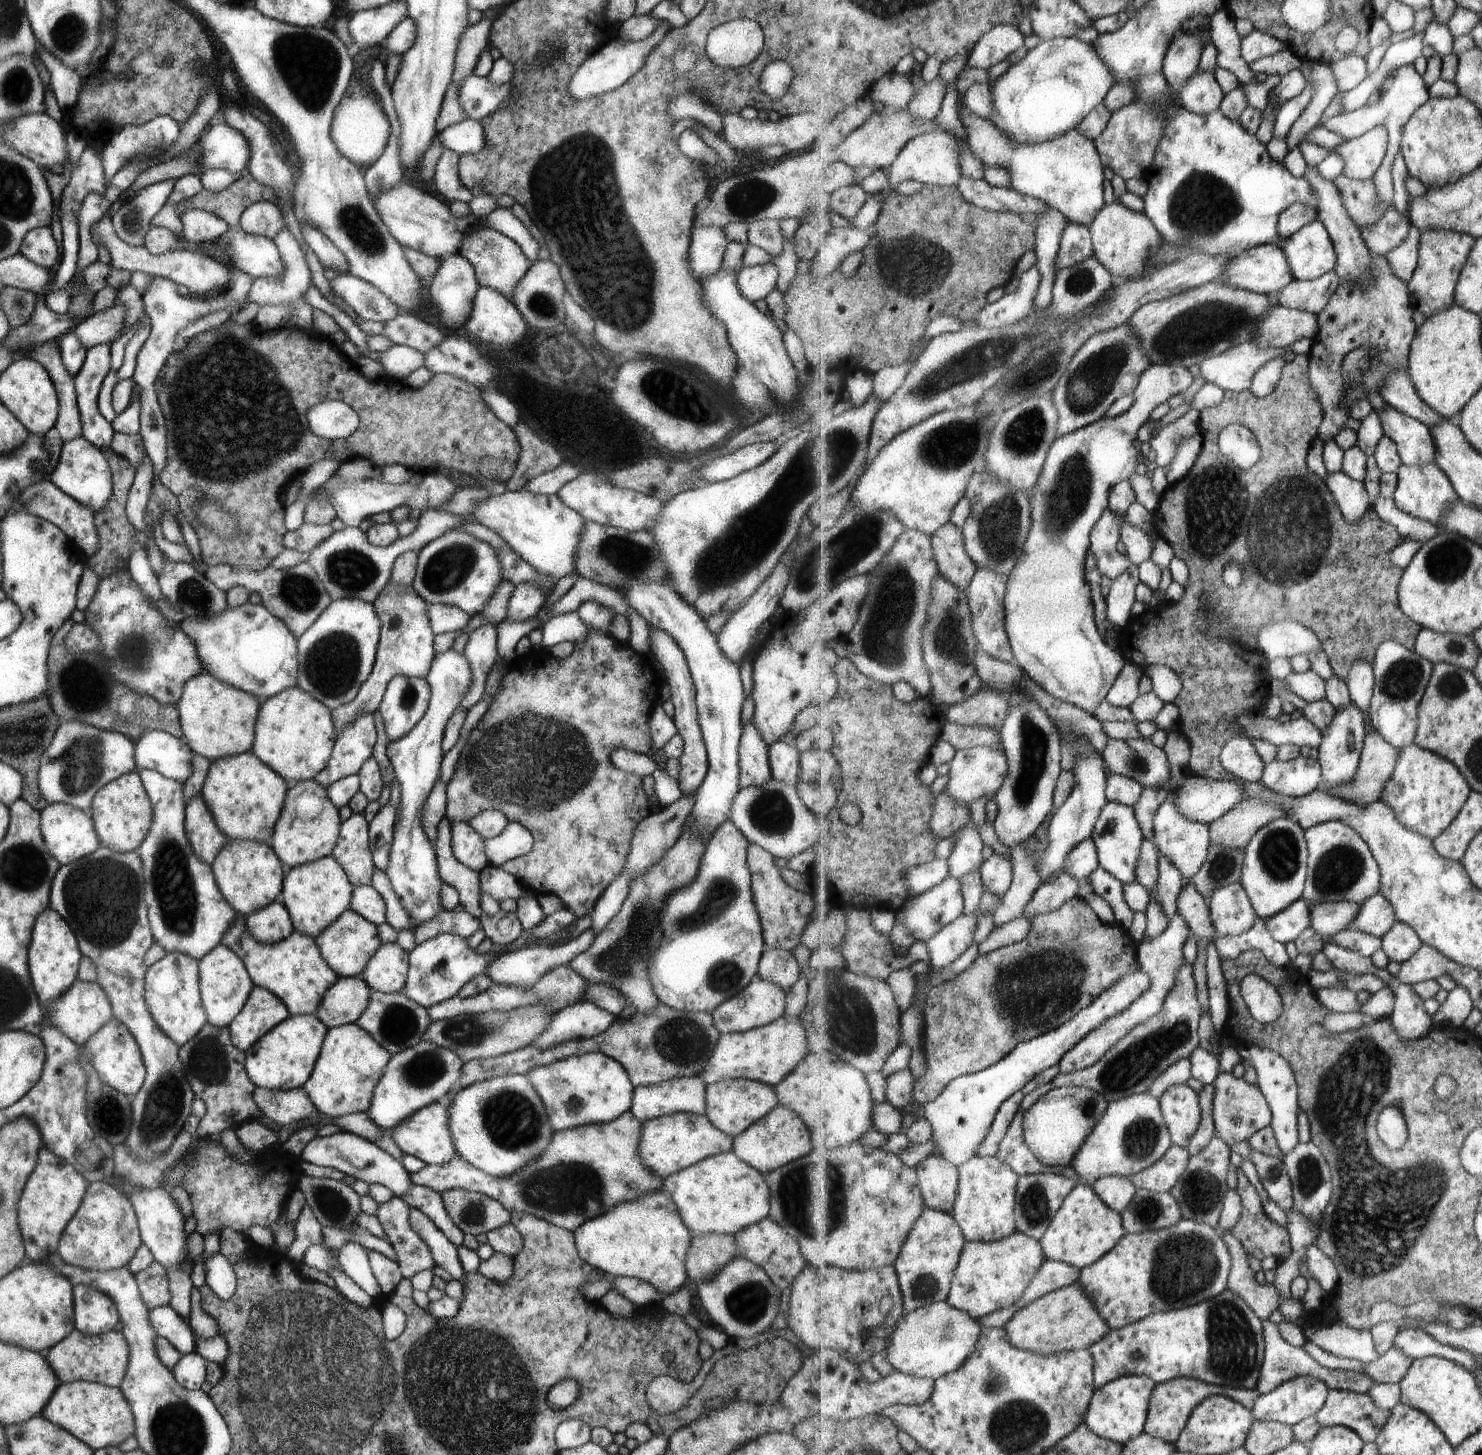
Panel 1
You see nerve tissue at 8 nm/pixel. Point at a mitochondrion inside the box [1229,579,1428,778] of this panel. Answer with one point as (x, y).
(1401, 680)

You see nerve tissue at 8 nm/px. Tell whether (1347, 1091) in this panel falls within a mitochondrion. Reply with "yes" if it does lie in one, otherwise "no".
yes

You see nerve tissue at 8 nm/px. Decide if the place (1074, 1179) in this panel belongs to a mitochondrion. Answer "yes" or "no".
no

